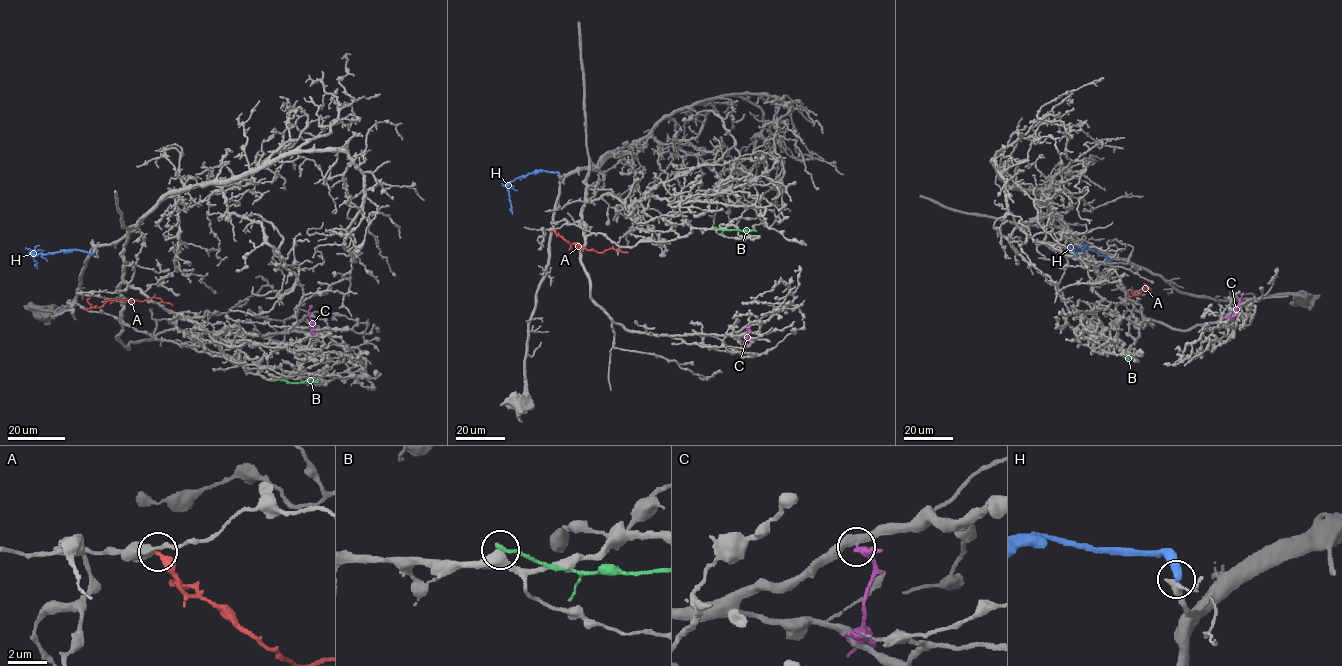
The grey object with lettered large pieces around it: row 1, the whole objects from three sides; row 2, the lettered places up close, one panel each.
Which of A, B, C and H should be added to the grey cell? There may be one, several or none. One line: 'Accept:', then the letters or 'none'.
Accept: none

